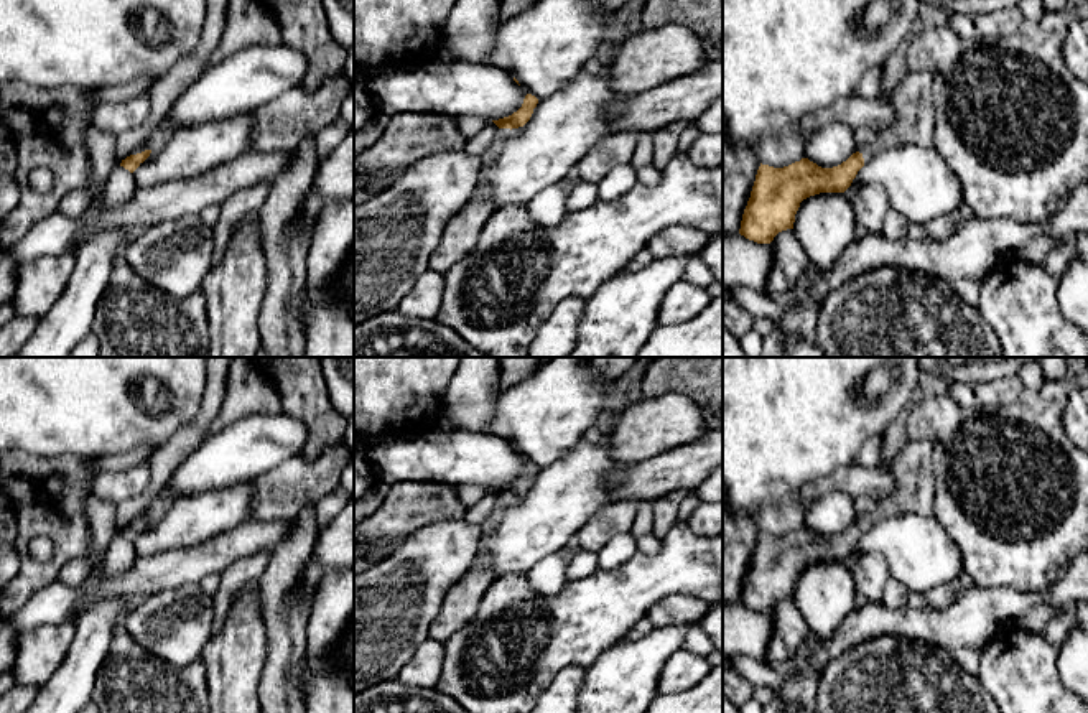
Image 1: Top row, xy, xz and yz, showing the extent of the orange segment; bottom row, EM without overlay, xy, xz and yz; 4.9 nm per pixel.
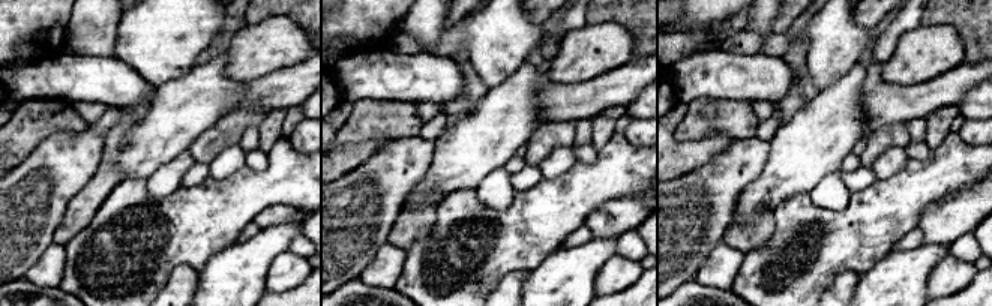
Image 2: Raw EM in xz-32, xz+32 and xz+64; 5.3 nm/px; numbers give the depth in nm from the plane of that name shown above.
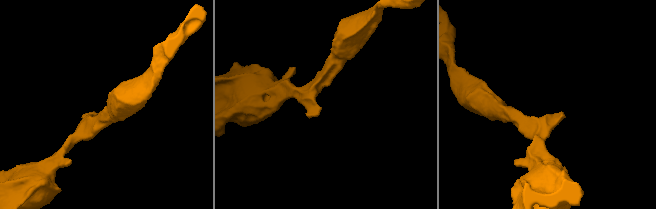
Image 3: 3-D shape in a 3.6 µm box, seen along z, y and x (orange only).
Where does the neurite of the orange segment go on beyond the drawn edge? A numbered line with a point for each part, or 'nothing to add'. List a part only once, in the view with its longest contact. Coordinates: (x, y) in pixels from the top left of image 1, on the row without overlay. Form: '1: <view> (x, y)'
1: xz (502, 504)

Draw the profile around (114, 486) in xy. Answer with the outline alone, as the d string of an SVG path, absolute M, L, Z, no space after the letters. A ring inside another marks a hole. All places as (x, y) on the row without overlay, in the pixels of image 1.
M148 461L125 471L104 471L94 474L92 494L102 501L120 504L140 496L150 484Z

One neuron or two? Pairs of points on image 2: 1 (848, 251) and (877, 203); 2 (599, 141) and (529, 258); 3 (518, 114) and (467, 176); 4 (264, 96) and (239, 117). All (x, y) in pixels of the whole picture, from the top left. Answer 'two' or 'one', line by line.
1: one
2: two
3: one
4: two

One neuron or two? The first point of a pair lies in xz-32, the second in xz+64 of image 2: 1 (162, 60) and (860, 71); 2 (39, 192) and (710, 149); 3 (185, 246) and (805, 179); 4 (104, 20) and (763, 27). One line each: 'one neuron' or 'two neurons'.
1: two neurons
2: two neurons
3: two neurons
4: one neuron

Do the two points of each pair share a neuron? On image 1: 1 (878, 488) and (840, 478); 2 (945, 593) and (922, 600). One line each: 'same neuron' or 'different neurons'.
1: same neuron
2: same neuron

